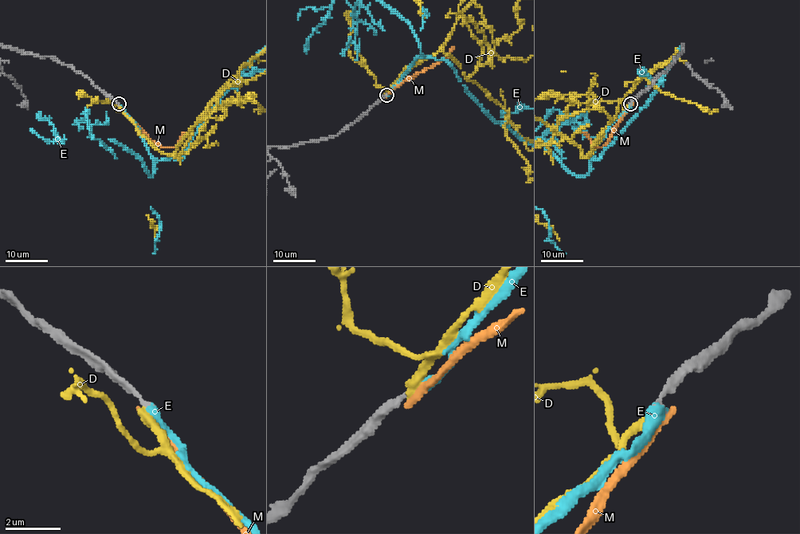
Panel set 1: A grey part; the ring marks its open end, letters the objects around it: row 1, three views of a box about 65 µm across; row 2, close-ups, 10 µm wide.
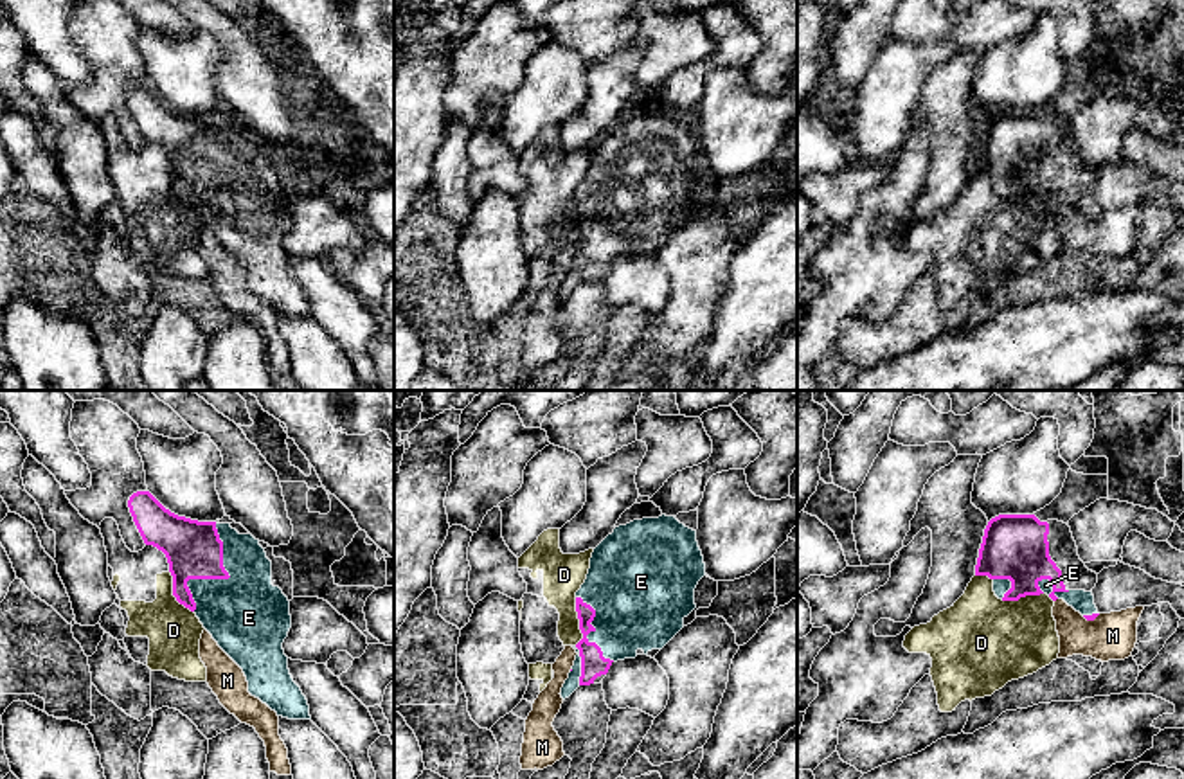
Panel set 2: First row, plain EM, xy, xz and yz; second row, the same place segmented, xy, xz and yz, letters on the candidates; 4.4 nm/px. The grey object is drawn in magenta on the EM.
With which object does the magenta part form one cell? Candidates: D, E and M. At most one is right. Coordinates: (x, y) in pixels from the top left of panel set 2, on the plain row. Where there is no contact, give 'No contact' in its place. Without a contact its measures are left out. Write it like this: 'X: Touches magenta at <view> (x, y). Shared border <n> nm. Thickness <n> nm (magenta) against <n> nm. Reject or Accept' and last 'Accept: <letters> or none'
D: Touches magenta at xz (580, 218). Shared border 220 nm. Thickness 110 nm (magenta) against 190 nm. Reject
E: Touches magenta at xy (220, 175). Shared border 400 nm. Thickness 260 nm (magenta) against 360 nm. Accept
M: Touches magenta at yz (1091, 216). Shared border 90 nm. Thickness 30 nm (magenta) against 220 nm. Reject
Accept: E

